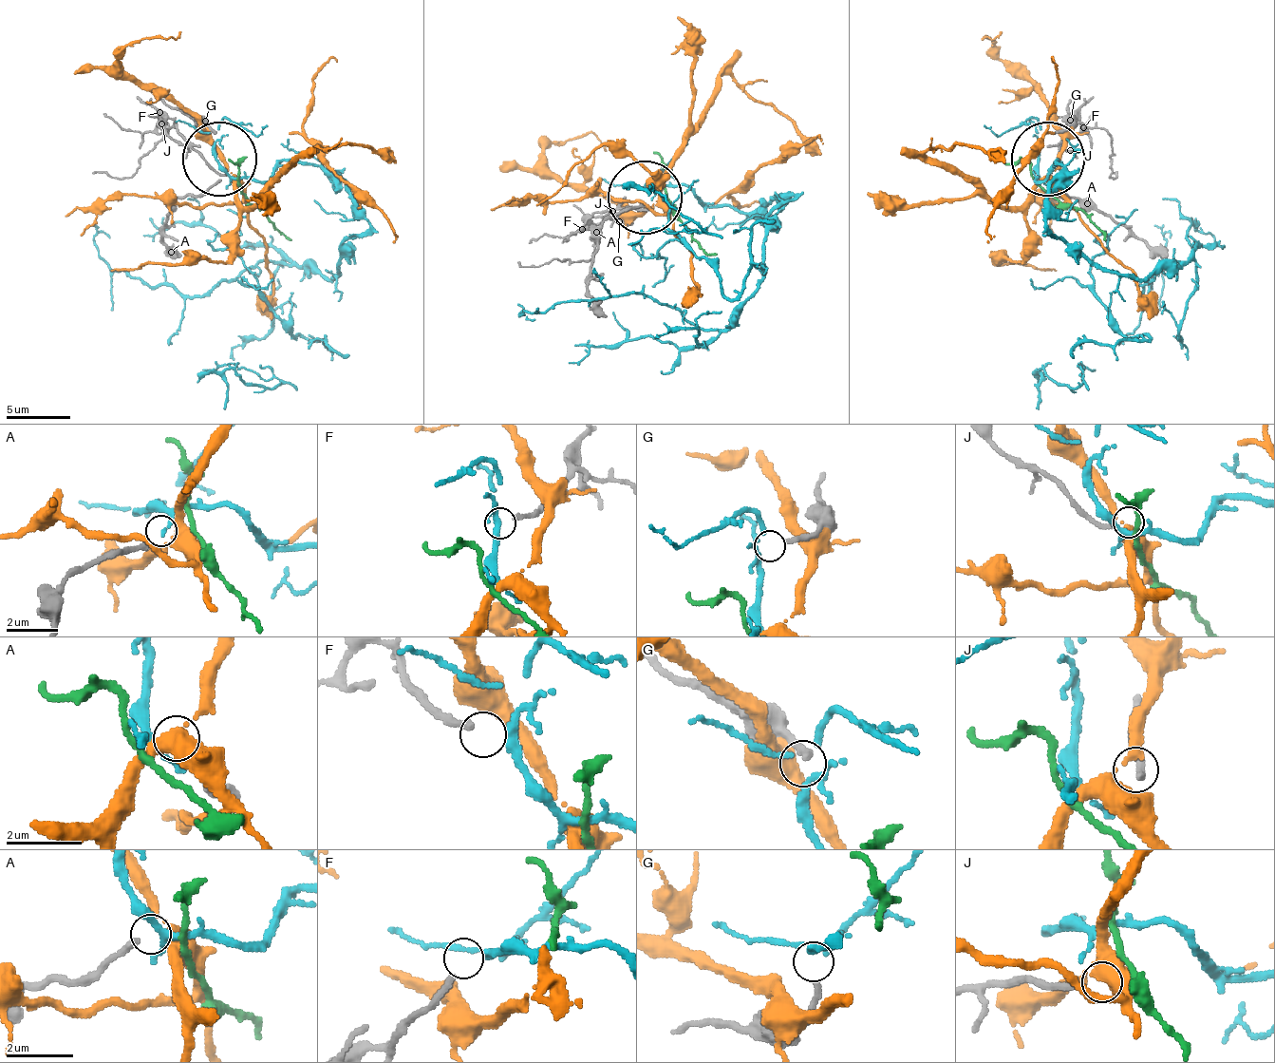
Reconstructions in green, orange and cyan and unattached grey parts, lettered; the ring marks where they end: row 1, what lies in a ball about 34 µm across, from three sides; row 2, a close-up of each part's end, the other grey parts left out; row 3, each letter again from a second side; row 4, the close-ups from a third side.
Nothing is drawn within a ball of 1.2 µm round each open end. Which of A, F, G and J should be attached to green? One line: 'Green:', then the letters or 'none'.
Green: none

